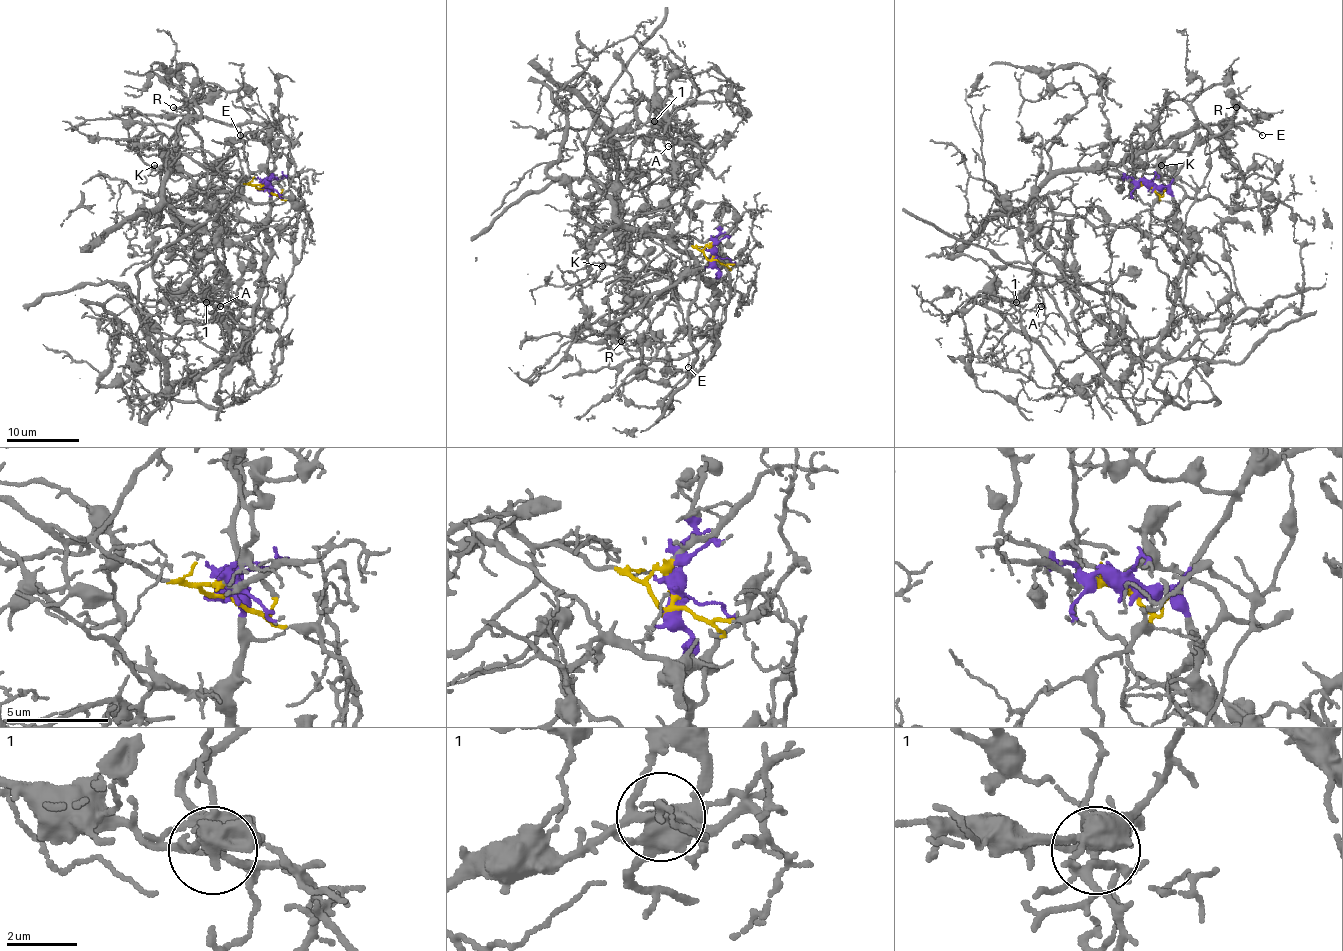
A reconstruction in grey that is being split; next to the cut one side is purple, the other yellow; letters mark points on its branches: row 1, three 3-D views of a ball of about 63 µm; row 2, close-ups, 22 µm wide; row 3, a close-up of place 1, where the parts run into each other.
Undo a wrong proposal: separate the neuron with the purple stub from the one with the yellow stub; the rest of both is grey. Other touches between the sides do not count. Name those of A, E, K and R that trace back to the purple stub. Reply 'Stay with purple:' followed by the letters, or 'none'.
Stay with purple: E, K, R

